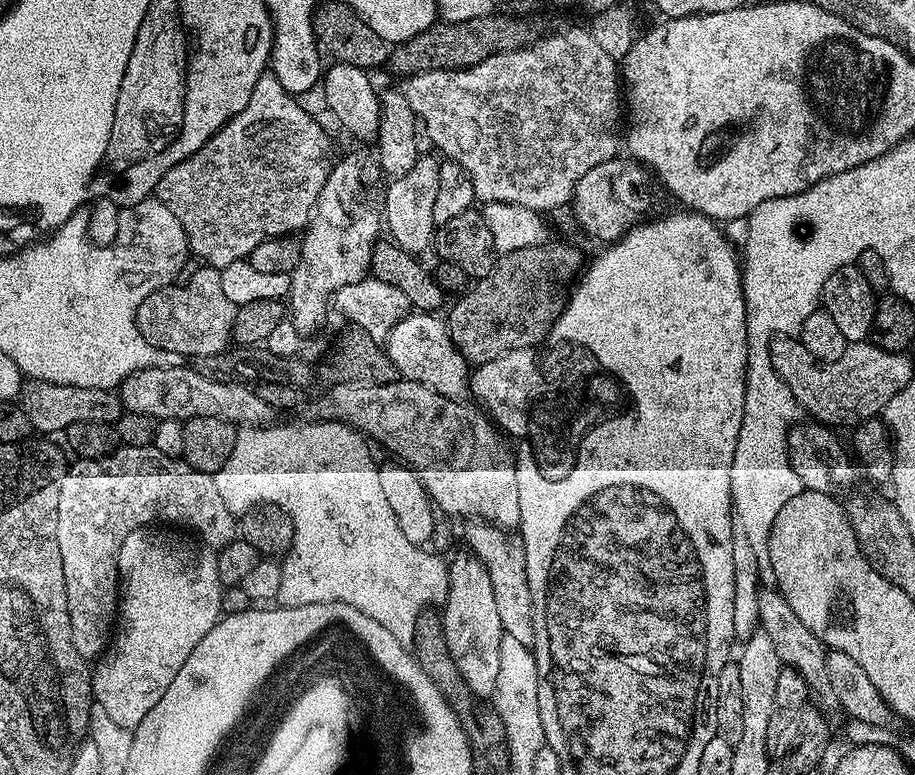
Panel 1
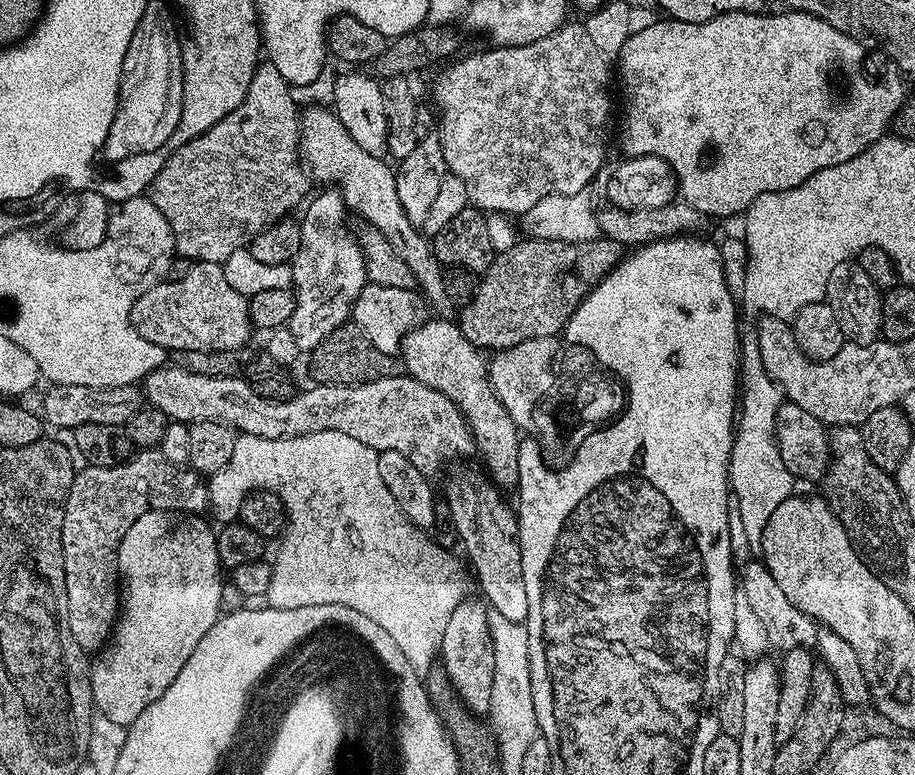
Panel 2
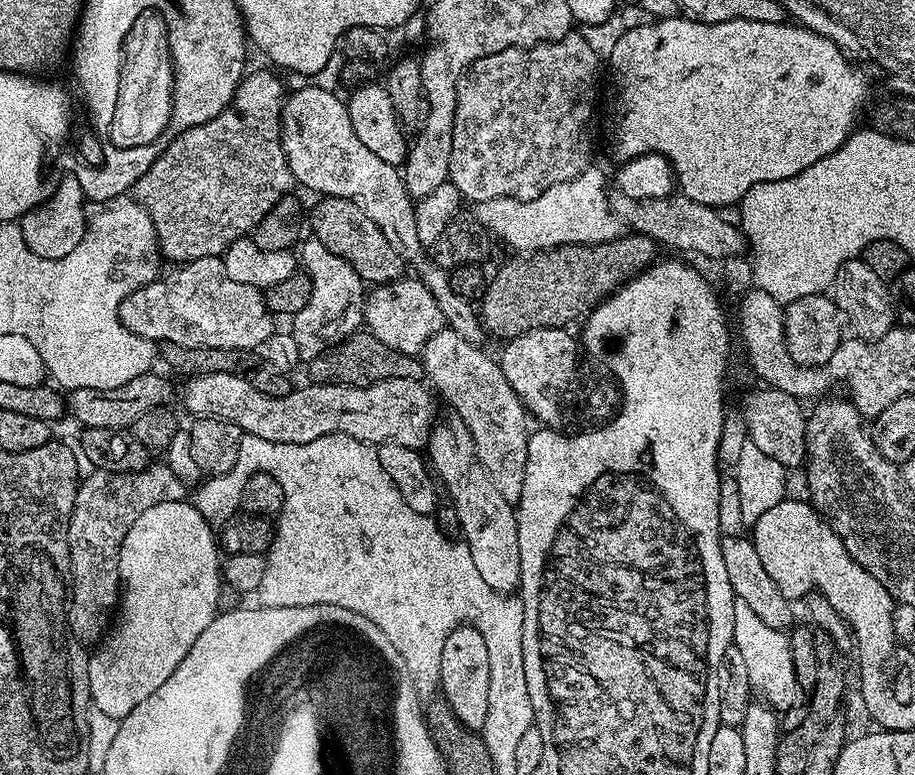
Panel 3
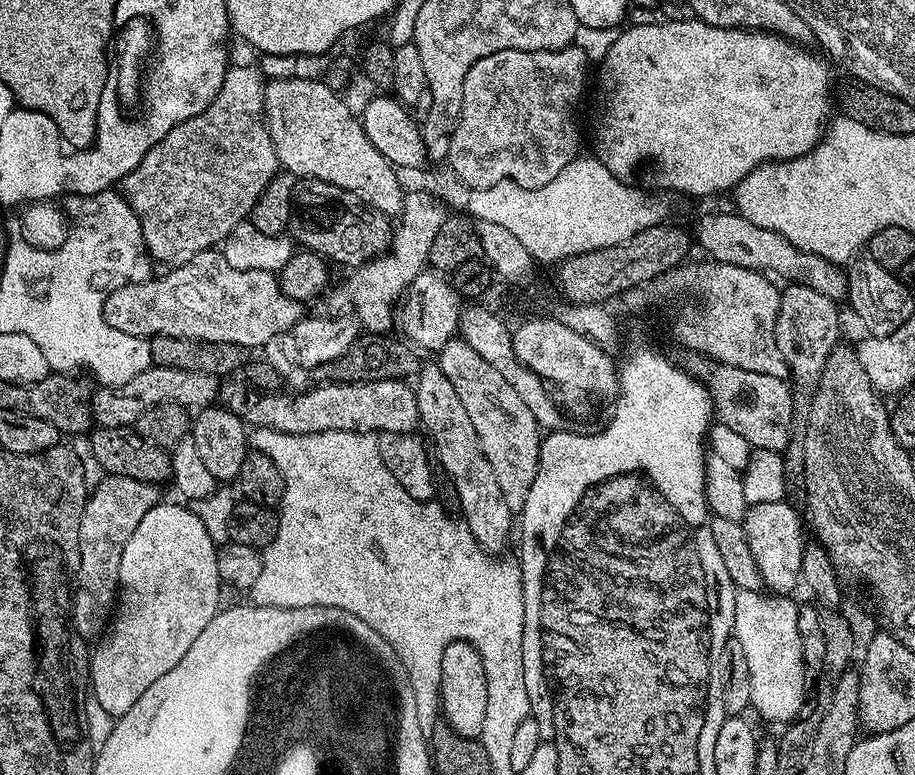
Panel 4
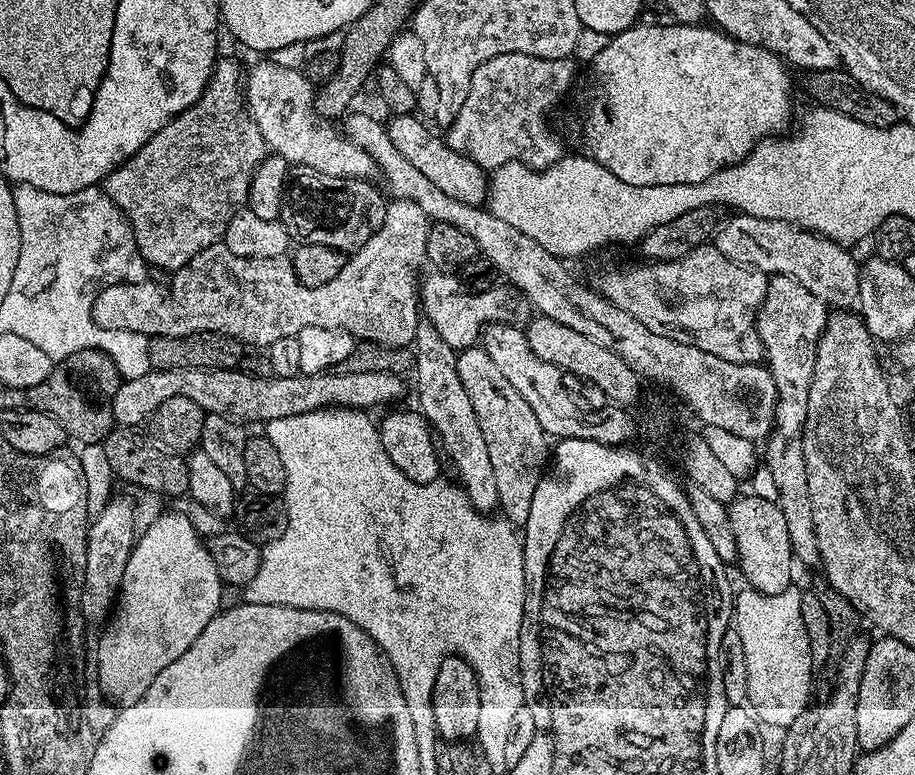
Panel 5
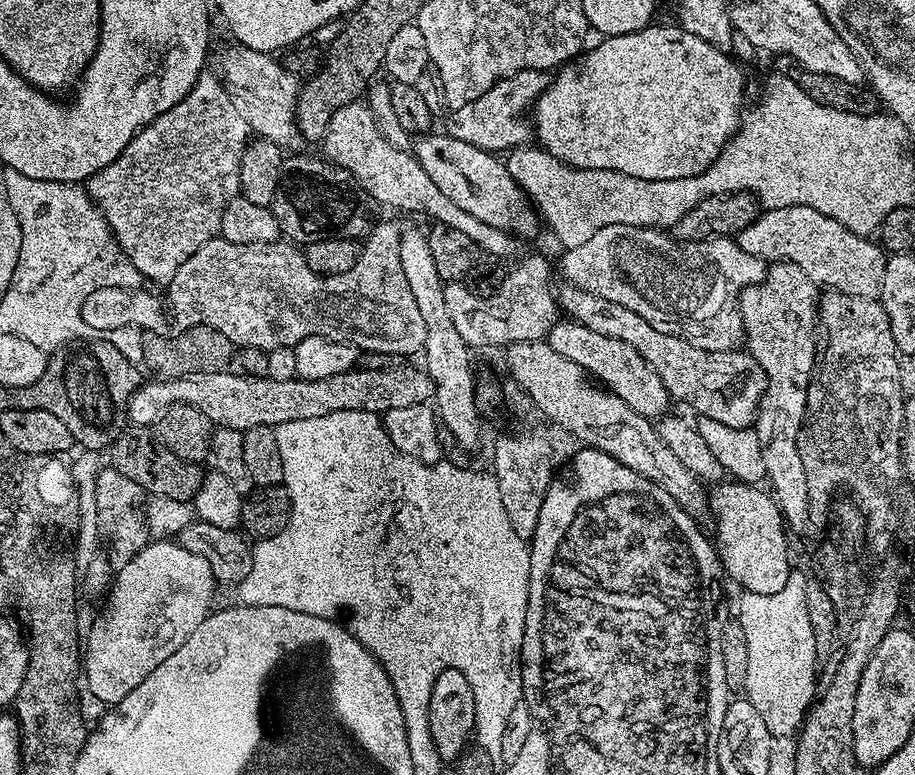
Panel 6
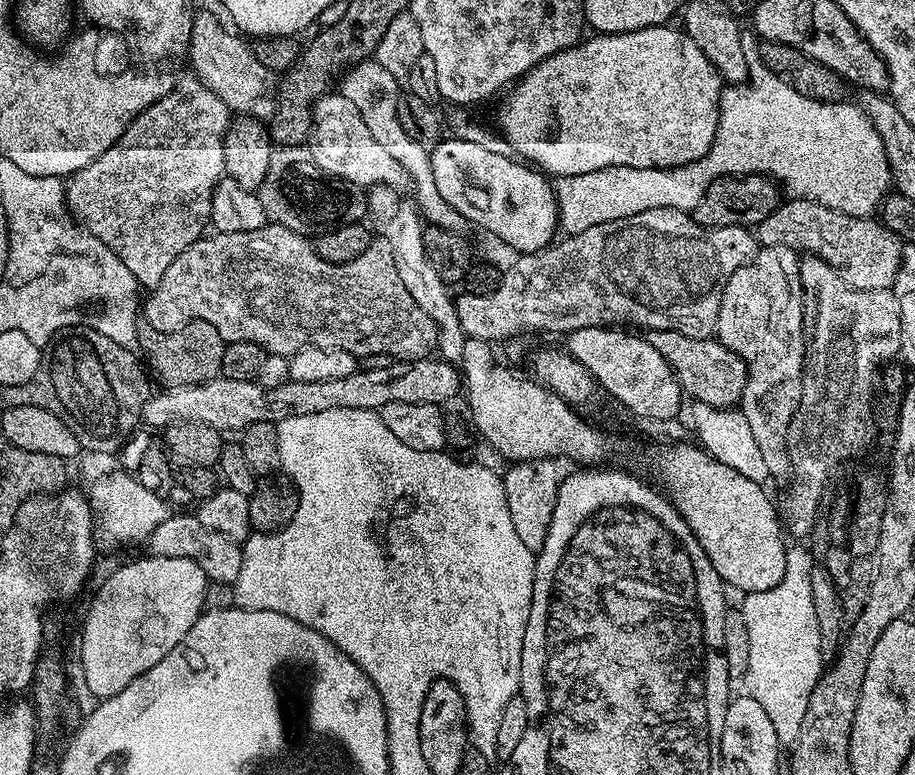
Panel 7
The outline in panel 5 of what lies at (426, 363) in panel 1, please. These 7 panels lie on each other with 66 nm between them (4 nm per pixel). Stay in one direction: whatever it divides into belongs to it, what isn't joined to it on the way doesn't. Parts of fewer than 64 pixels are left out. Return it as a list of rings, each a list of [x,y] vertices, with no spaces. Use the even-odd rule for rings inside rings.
[[[483,347],[463,349],[457,355],[456,369],[458,378],[462,378],[462,386],[466,386],[470,394],[470,402],[474,402],[474,412],[486,438],[486,450],[490,450],[494,482],[498,482],[499,511],[504,511],[501,512],[503,519],[509,524],[522,526],[528,520],[538,482],[550,464],[550,437],[542,422],[538,422],[534,410],[530,410],[526,398],[506,382],[502,370],[494,366],[490,354],[486,354]]]

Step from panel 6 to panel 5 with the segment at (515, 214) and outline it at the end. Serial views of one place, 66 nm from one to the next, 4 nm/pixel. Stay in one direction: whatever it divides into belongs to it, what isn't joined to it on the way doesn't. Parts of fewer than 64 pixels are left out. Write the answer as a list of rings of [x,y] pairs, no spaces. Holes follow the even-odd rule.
[[[393,115],[391,119],[392,121],[387,121],[386,129],[394,150],[398,150],[398,154],[402,154],[402,158],[406,158],[406,162],[410,162],[414,170],[426,174],[426,178],[430,178],[430,182],[434,182],[434,186],[438,186],[442,194],[450,194],[450,198],[458,198],[458,202],[479,206],[489,199],[490,180],[485,169],[478,167],[470,158],[455,152],[443,135],[435,136],[423,124],[425,121],[419,115]]]

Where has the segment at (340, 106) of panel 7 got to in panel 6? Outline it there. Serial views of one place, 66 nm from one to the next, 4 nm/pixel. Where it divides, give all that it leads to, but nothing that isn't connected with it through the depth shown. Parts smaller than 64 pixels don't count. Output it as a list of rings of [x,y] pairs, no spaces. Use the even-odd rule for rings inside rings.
[[[353,102],[334,110],[322,147],[325,152],[323,155],[329,161],[332,159],[337,164],[333,164],[337,169],[351,176],[377,205],[385,204],[400,212],[421,212],[422,215],[429,216],[429,221],[454,226],[454,230],[466,234],[466,238],[470,238],[470,242],[474,242],[481,253],[489,252],[492,256],[510,258],[517,252],[520,244],[517,237],[505,229],[486,226],[486,222],[474,218],[474,214],[466,214],[462,206],[454,206],[454,202],[450,202],[450,198],[446,198],[446,194],[442,194],[442,190],[438,190],[438,186],[430,182],[430,174],[422,170],[415,155],[393,146],[380,133],[367,103]]]

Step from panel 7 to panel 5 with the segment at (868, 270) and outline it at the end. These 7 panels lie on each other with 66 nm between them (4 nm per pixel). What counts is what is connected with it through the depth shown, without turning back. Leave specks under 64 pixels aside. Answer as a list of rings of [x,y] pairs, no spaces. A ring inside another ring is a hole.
[[[734,214],[726,224],[721,223],[714,236],[714,247],[734,262],[747,268],[757,268],[772,276],[792,276],[810,294],[836,310],[848,310],[860,299],[861,265],[849,249],[835,244],[817,232],[809,232],[797,224],[787,224],[774,218],[754,218]]]

